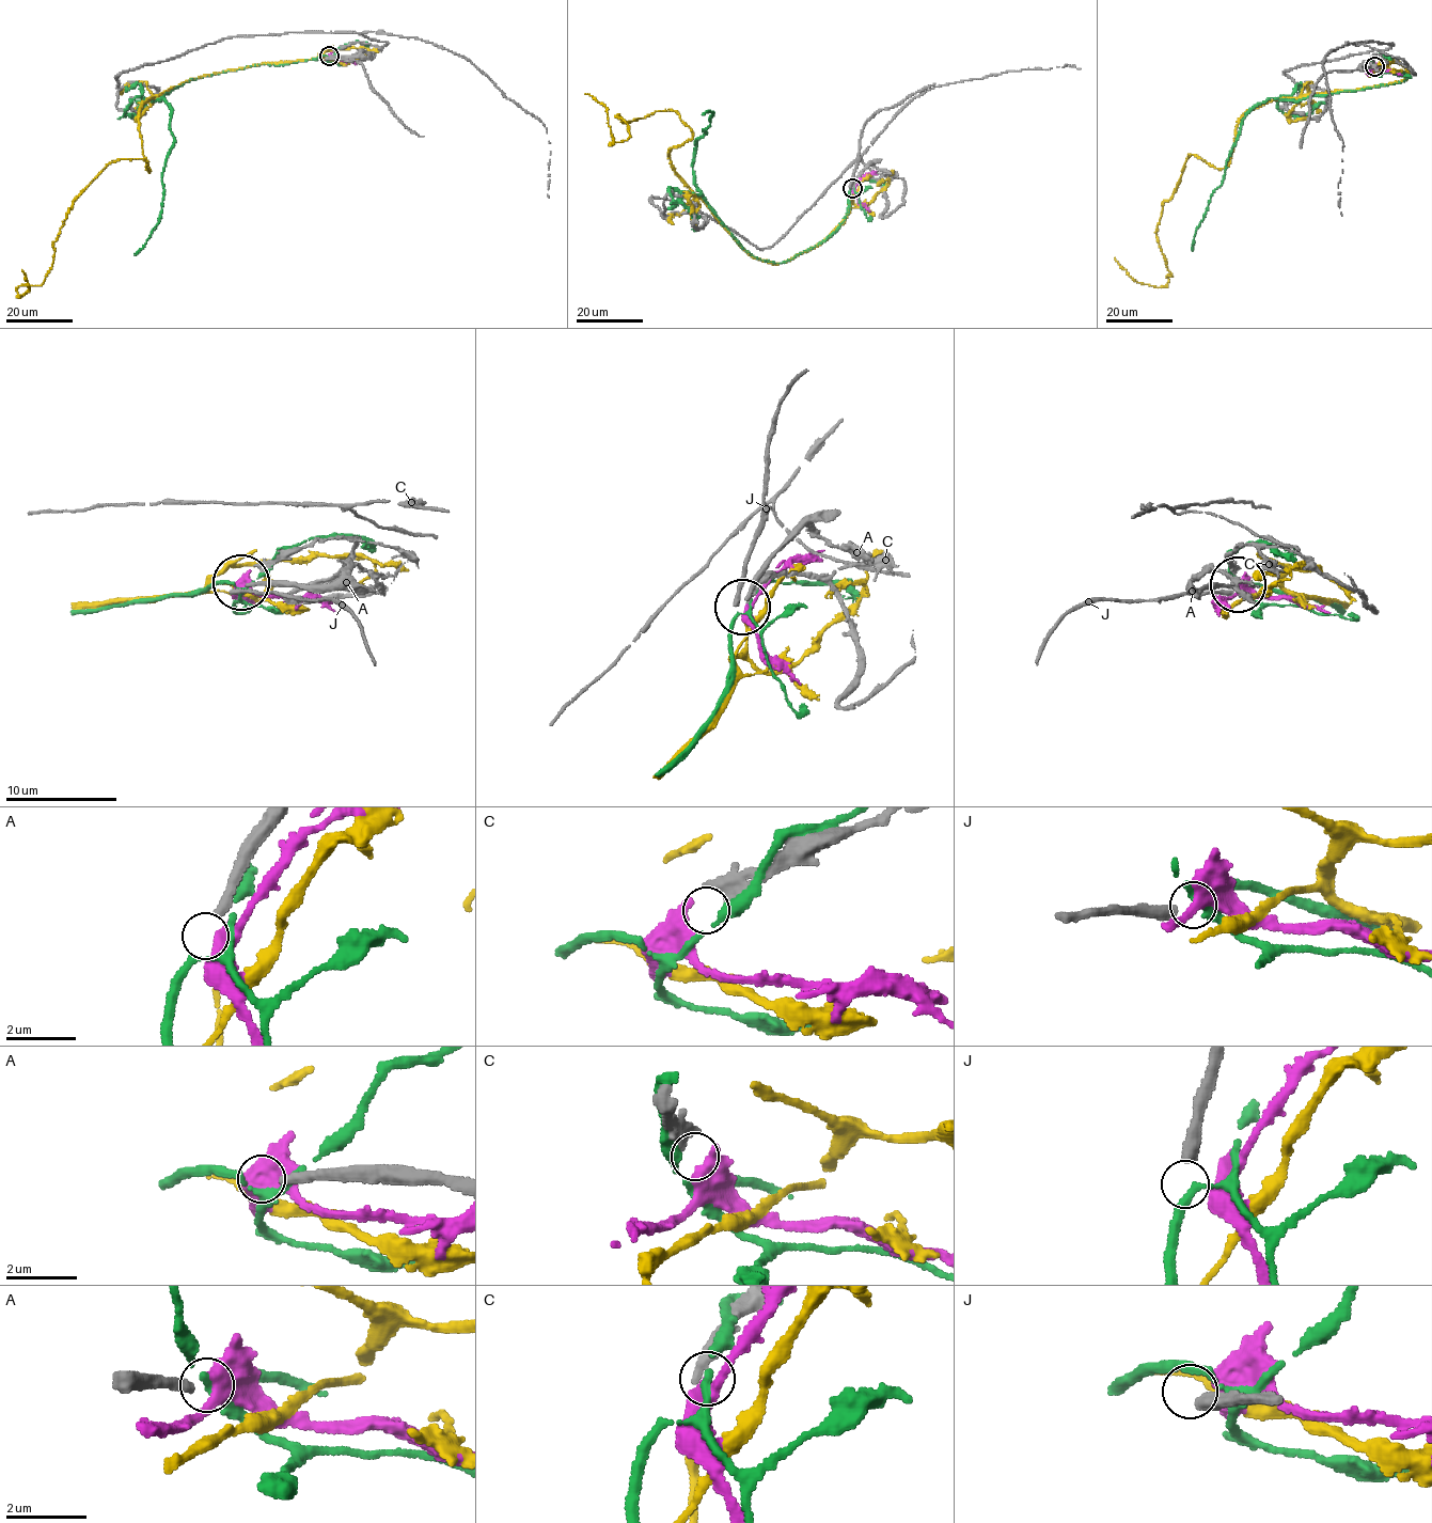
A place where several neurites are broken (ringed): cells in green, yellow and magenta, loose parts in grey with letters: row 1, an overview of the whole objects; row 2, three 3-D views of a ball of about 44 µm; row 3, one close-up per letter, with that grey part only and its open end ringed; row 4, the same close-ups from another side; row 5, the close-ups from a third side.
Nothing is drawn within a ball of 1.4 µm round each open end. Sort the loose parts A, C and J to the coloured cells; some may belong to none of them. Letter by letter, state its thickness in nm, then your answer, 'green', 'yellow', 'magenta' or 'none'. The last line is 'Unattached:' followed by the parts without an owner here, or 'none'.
A: calibre 280 nm; green
C: calibre 380 nm; magenta
J: calibre 420 nm; none
Unattached: J

